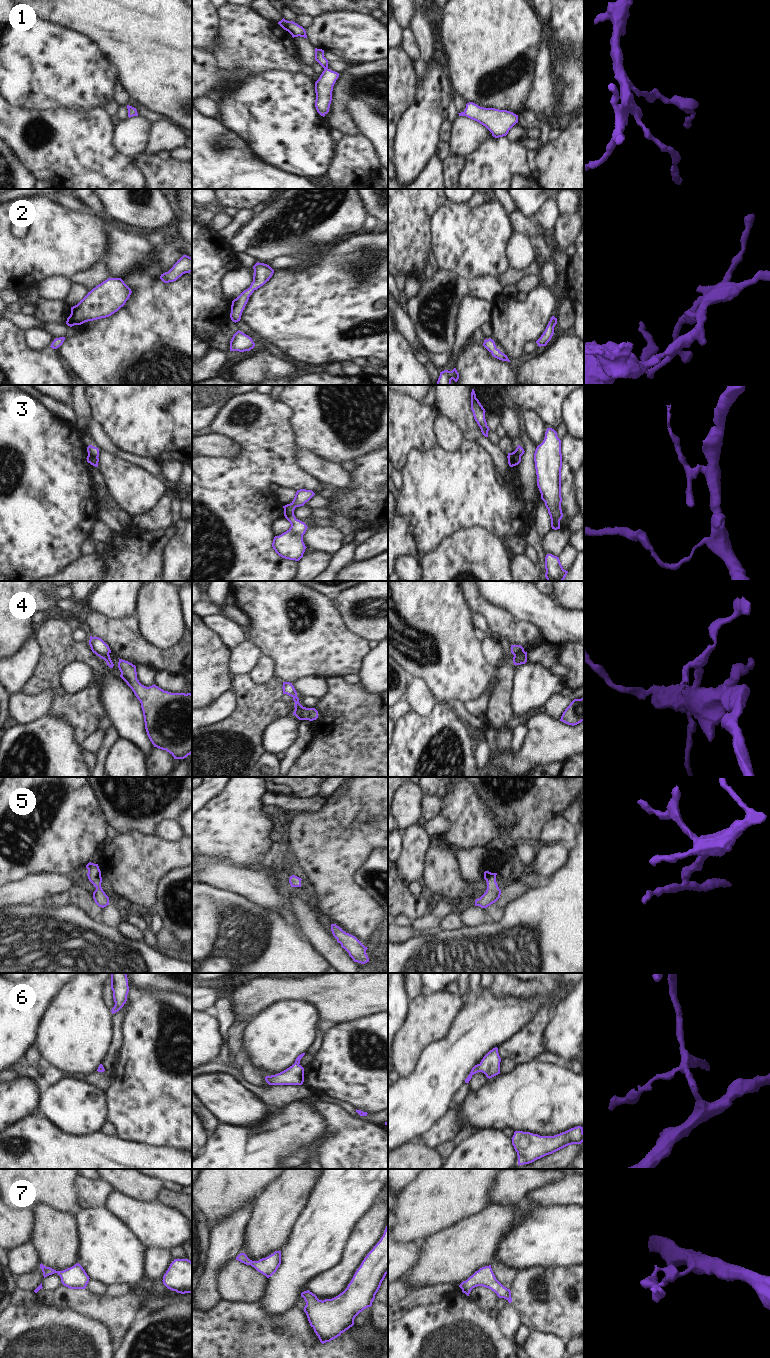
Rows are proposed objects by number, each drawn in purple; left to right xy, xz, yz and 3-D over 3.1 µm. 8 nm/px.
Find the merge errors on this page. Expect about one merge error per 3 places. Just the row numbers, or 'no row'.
3, 4

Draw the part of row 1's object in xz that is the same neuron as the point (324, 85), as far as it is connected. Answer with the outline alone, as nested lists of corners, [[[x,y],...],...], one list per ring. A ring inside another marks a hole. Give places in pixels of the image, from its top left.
[[[315,48],[315,60],[324,68],[319,79],[315,82],[315,107],[321,116],[329,112],[332,101],[332,91],[339,73],[328,68],[328,60],[324,57],[324,50]]]

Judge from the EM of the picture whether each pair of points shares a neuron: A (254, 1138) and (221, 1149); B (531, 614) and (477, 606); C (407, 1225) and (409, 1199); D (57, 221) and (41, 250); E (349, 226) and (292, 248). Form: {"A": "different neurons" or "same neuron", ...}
{"A": "same neuron", "B": "different neurons", "C": "same neuron", "D": "same neuron", "E": "same neuron"}

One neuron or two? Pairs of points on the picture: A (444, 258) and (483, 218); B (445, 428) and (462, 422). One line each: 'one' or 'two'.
A: one
B: two

